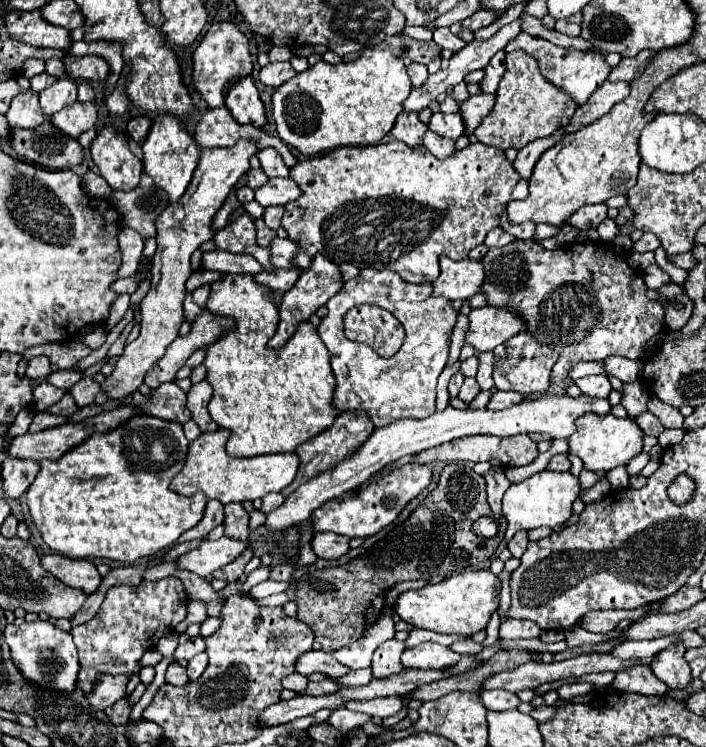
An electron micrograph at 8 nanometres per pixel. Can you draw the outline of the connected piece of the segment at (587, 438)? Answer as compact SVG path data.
M582 415L576 419L576 433L568 437L568 453L576 455L584 461L584 467L596 473L606 473L614 467L626 465L632 457L642 451L642 431L630 419L618 419L610 415Z

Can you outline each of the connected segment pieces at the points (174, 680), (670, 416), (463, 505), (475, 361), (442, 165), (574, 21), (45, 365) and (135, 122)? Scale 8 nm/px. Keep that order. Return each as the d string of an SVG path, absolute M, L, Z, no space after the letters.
M170 663L168 669L166 669L166 683L170 685L176 685L176 687L184 687L188 683L188 675L186 675L186 669L180 665L180 663Z
M650 395L647 401L647 408L650 413L654 413L658 417L660 423L668 429L668 427L682 427L684 417L680 415L680 411L676 407L666 405L664 401L660 401L658 397Z
M464 463L446 465L436 489L418 503L404 523L386 533L382 541L368 547L356 559L350 559L346 565L310 569L296 581L296 619L314 631L316 641L326 653L336 653L338 649L358 641L362 633L378 621L386 593L394 585L410 579L436 581L462 571L480 569L496 555L508 523L506 520L498 521L498 535L486 539L472 531L474 521L482 515L490 515L484 477Z
M474 355L474 357L470 357L470 359L466 359L462 363L462 369L460 371L464 373L464 377L476 377L478 365L480 365L480 359L478 359L478 355Z
M390 139L390 141L382 141L378 145L370 145L370 147L340 147L340 149L334 149L326 155L318 155L318 157L312 157L312 159L304 159L300 163L296 163L292 169L290 169L290 177L300 185L302 189L302 195L296 199L296 201L290 201L286 205L286 215L282 219L282 227L288 231L288 237L294 239L294 241L300 241L300 251L298 251L298 267L300 269L306 269L312 261L312 257L316 253L322 253L326 259L334 261L334 263L352 263L354 267L358 269L366 269L366 267L374 267L374 269L390 269L390 271L396 271L400 273L400 277L408 283L432 283L436 279L436 271L438 271L438 257L444 253L448 255L450 259L458 261L458 259L466 259L468 253L482 245L488 231L498 227L500 225L500 217L502 213L506 211L506 205L508 201L512 199L526 199L528 197L528 182L522 181L522 177L518 175L518 171L514 169L514 165L506 159L504 151L502 149L496 149L496 147L488 147L488 145L482 145L482 143L474 143L474 145L468 145L466 149L462 151L454 151L450 157L446 159L436 159L424 145L418 145L418 147L408 147L406 143L400 143L396 139Z
M576 13L574 17L568 17L566 21L556 21L556 31L570 35L570 37L578 37L580 35L580 23L582 23L582 13Z
M46 355L30 359L28 369L26 369L26 375L30 379L40 379L40 377L46 377L48 373L50 373L50 359Z
M140 115L140 117L136 117L136 119L132 119L132 121L128 123L128 135L130 135L138 145L142 145L142 143L146 141L148 133L150 133L150 127L152 127L152 121L146 119L146 115Z

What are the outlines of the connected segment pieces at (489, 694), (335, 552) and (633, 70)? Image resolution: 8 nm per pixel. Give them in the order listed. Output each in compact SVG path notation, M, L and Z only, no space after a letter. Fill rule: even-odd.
M482 691L480 699L486 709L490 711L508 711L516 709L520 705L520 699L516 693L510 691Z
M318 531L312 537L312 549L318 557L324 559L336 559L340 555L344 555L350 547L348 547L348 537L330 533L330 531Z
M640 51L636 57L632 59L622 59L618 63L618 67L614 67L610 71L610 81L634 81L636 77L640 77L644 73L644 69L650 65L654 53L652 51Z

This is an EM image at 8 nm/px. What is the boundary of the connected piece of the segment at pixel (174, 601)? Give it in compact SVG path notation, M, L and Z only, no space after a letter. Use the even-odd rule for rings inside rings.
M166 577L160 581L142 581L138 587L116 585L110 587L98 615L78 627L72 627L72 637L80 655L78 687L90 689L94 673L122 673L132 675L140 671L140 657L146 649L154 647L156 641L176 629L186 617L188 595L184 593L178 577Z

